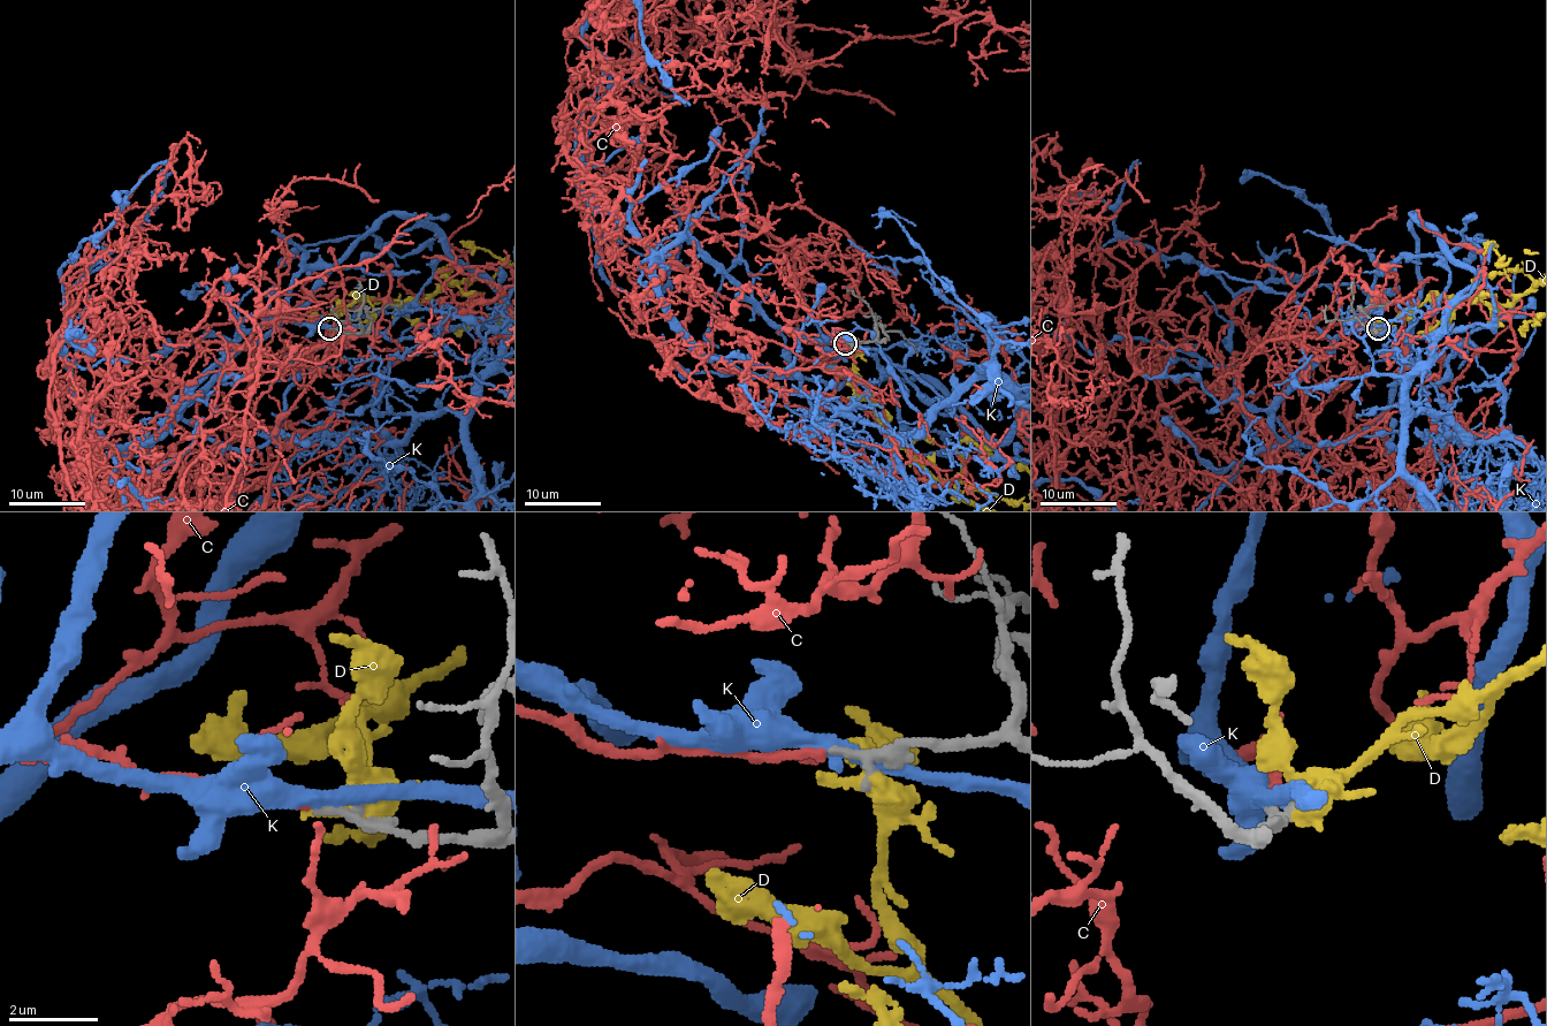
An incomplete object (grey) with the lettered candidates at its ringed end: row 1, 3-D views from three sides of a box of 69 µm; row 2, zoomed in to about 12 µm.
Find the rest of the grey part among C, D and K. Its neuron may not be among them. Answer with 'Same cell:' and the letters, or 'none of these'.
Same cell: C

